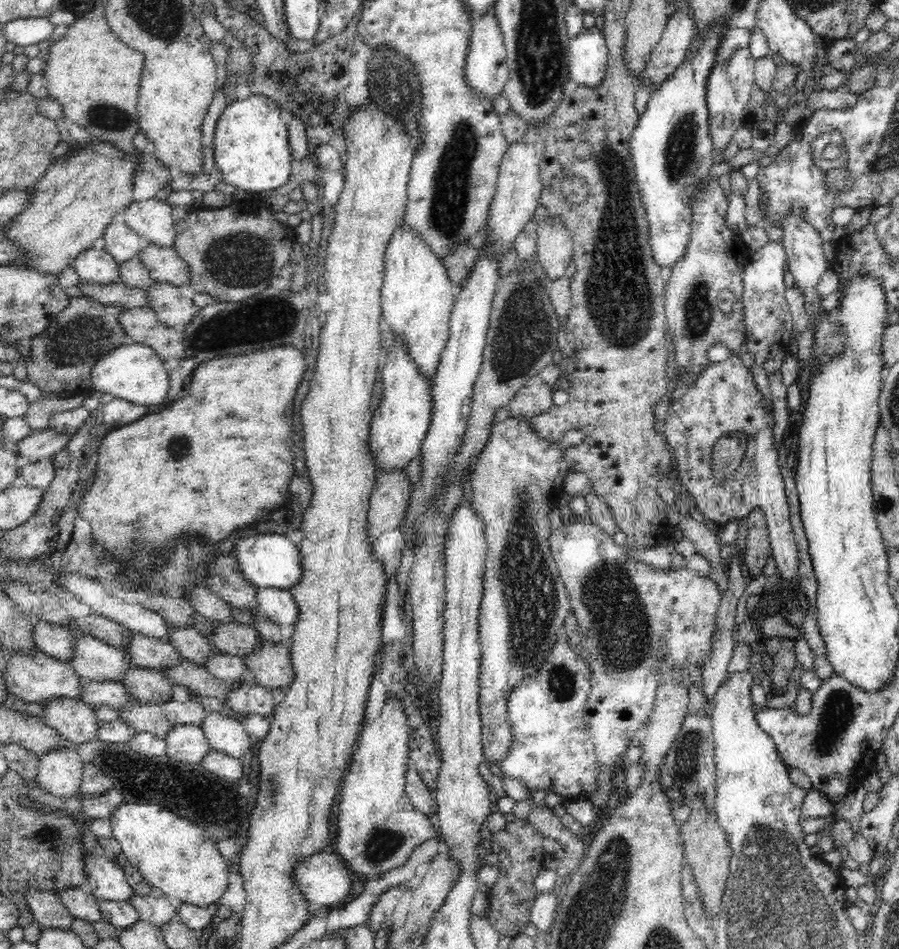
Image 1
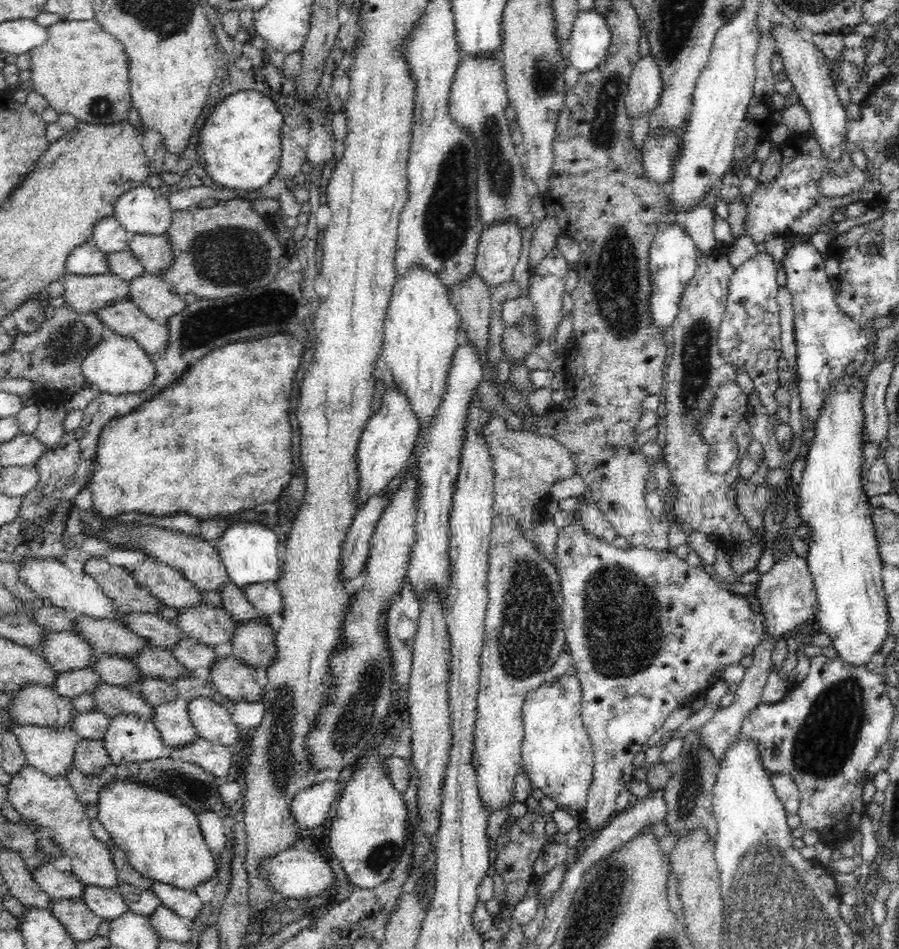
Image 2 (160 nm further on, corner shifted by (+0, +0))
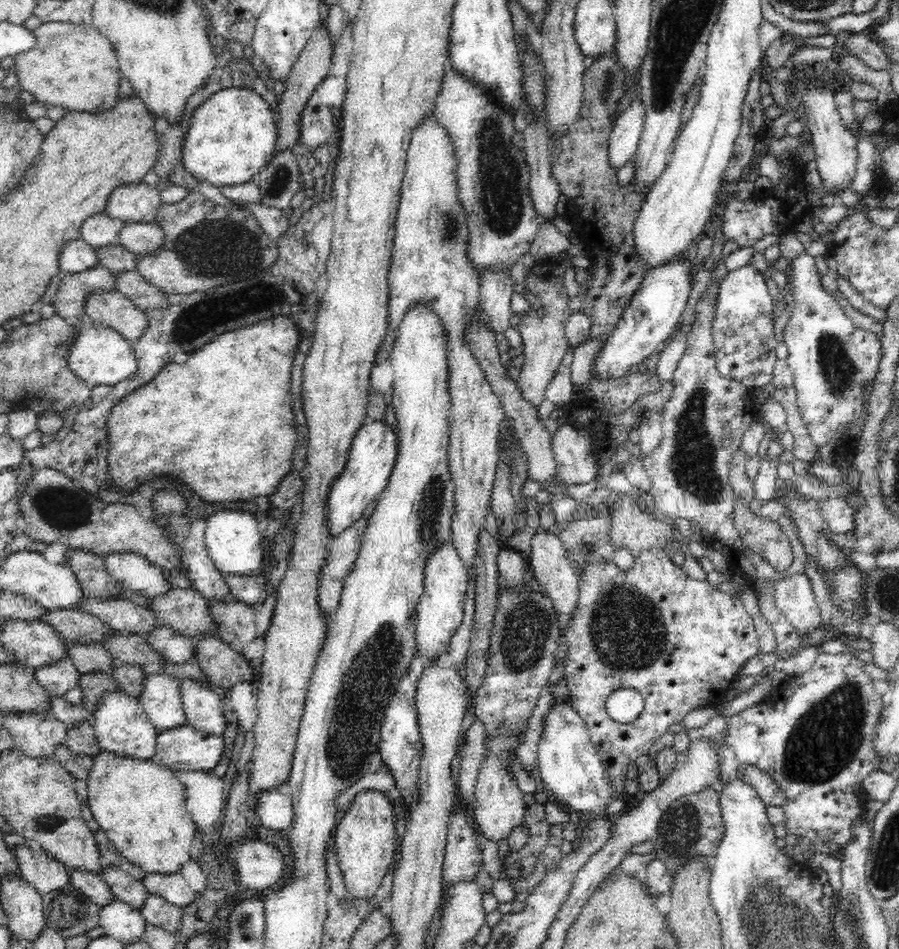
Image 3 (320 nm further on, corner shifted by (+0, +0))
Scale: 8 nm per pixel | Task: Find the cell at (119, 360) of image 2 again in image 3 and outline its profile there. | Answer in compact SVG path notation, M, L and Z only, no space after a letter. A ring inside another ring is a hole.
M85 316L74 320L73 326L77 328L77 337L73 340L67 362L77 378L86 381L91 387L96 387L116 386L118 382L124 382L134 376L138 363L133 353L132 342L115 330L96 326Z

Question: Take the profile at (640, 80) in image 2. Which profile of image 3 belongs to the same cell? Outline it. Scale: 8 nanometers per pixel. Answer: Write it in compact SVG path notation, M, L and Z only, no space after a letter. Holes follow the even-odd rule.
M638 96L614 121L609 134L609 162L620 170L635 156L645 123L645 106Z

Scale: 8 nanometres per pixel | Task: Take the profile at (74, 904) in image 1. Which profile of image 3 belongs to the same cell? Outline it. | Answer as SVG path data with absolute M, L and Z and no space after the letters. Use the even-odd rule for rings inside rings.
M18 844L14 853L18 860L20 876L36 889L40 896L69 886L72 870L53 859L46 851L32 850L28 846Z

